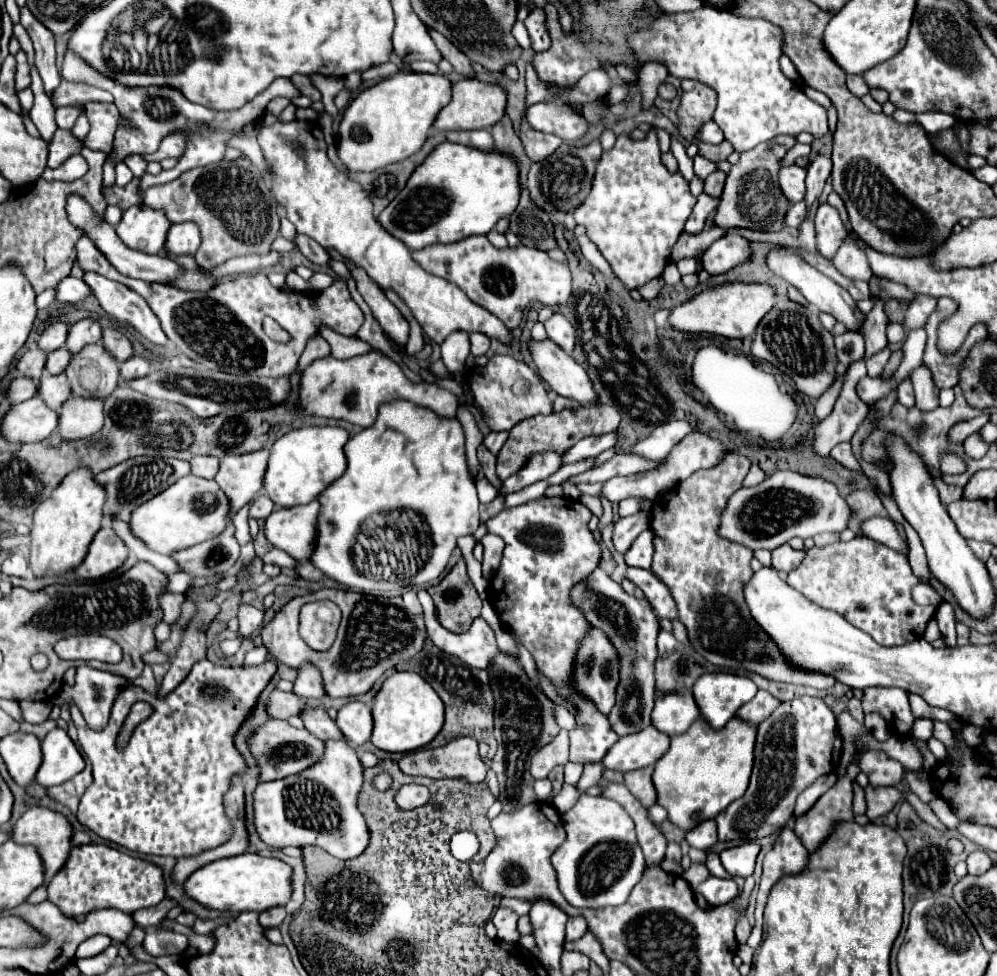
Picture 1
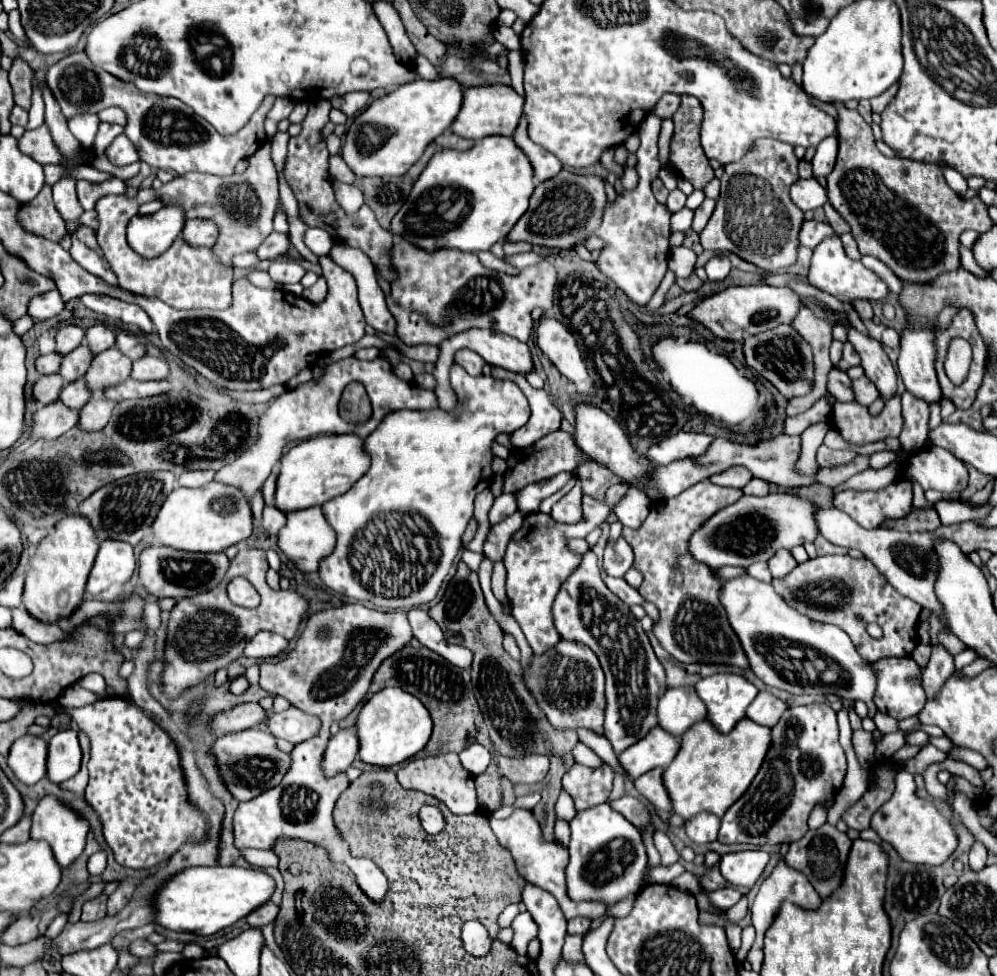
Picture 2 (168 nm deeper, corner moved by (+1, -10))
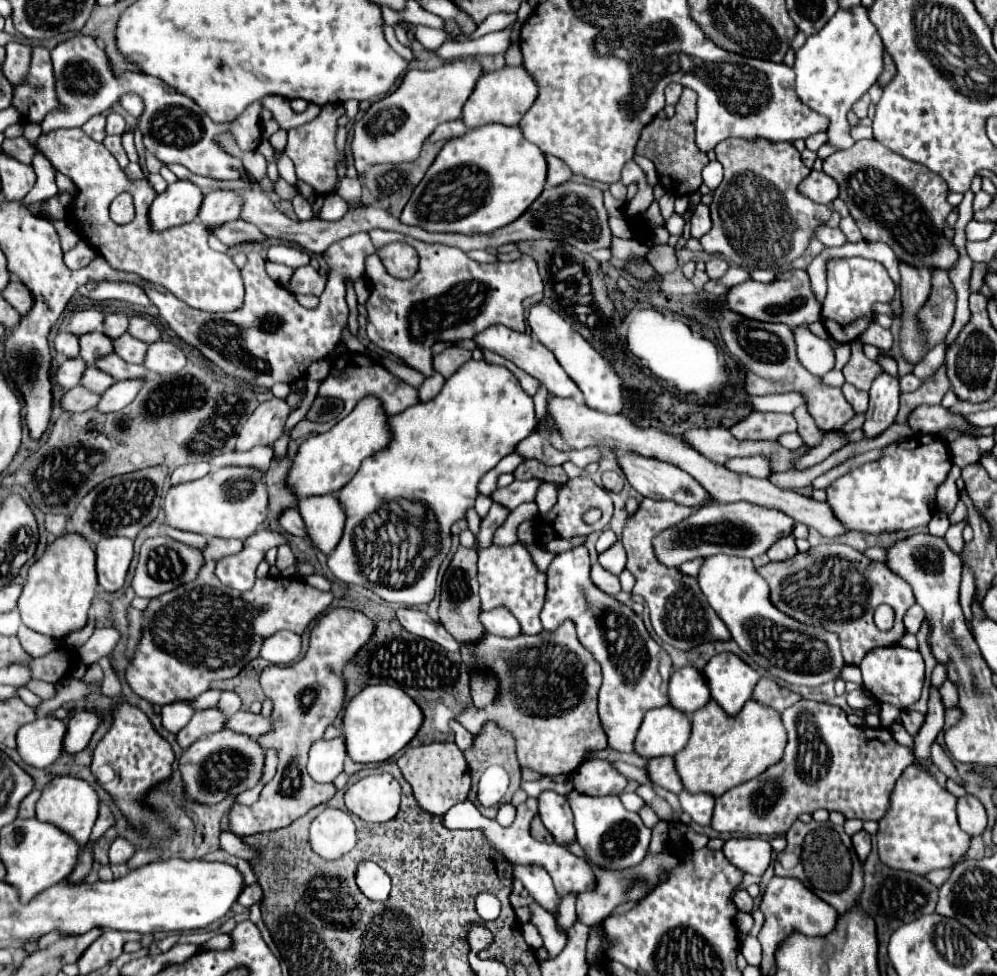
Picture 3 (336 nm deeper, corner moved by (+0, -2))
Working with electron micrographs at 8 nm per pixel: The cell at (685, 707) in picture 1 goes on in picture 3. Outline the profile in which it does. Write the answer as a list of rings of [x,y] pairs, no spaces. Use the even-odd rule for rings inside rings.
[[[682,666],[670,676],[670,704],[684,714],[694,714],[698,708],[706,706],[710,700],[710,688],[706,686],[706,678],[694,666]]]

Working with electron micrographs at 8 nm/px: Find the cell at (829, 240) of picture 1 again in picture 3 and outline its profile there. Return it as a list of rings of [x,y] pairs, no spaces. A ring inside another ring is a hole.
[[[844,258],[832,260],[828,264],[828,292],[822,302],[822,324],[824,328],[838,338],[838,342],[852,342],[860,338],[862,330],[870,326],[874,320],[872,304],[874,302],[890,302],[894,298],[896,286],[890,280],[886,268],[880,262],[866,260],[866,258]],[[832,326],[840,326],[842,334],[836,334]]]

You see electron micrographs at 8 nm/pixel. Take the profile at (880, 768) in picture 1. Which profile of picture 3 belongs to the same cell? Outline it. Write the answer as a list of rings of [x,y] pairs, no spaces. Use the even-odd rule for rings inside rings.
[[[914,764],[908,766],[898,778],[896,788],[892,792],[892,806],[888,814],[880,820],[876,838],[880,862],[894,870],[906,870],[910,874],[928,874],[936,868],[948,868],[970,848],[970,836],[958,826],[956,820],[956,798],[946,788],[942,788],[926,768]]]

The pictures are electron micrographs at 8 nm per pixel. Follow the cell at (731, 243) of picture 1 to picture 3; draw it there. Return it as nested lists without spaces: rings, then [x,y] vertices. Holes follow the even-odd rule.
[[[712,258],[708,264],[706,264],[706,274],[710,276],[710,280],[720,280],[728,270],[728,264],[720,258]]]

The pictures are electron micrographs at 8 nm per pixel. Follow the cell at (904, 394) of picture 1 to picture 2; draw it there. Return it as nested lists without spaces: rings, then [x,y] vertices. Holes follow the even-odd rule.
[[[903,392],[901,404],[903,404],[903,432],[901,432],[899,440],[905,450],[917,452],[921,450],[921,446],[928,438],[929,406],[925,402],[913,398],[909,392]]]

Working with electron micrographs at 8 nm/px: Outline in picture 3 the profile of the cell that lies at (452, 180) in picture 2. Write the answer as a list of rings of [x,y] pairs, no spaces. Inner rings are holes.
[[[486,124],[468,130],[462,138],[452,138],[444,144],[442,152],[428,168],[422,182],[412,192],[400,220],[424,228],[428,232],[458,232],[458,234],[488,234],[494,232],[516,218],[520,218],[528,206],[542,194],[546,184],[546,156],[544,152],[522,136],[520,126]]]

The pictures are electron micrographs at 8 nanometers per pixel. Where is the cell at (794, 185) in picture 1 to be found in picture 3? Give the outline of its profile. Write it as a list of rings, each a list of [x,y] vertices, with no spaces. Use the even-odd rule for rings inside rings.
[[[812,170],[800,184],[800,192],[818,204],[832,204],[832,200],[838,198],[838,184],[826,172]]]

